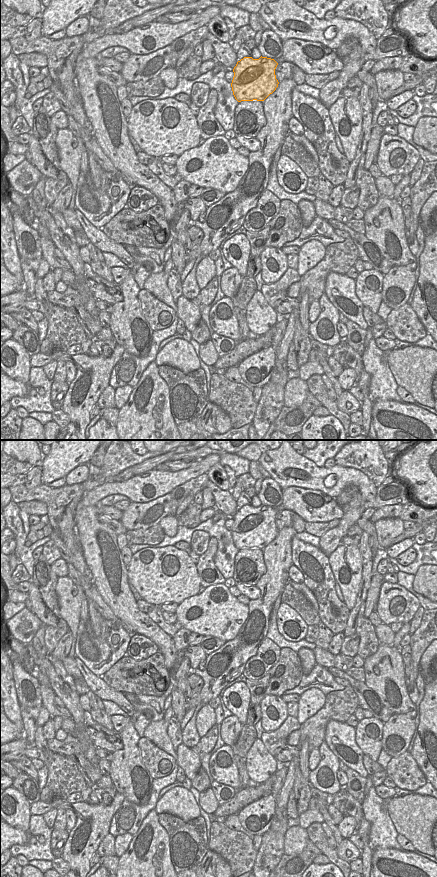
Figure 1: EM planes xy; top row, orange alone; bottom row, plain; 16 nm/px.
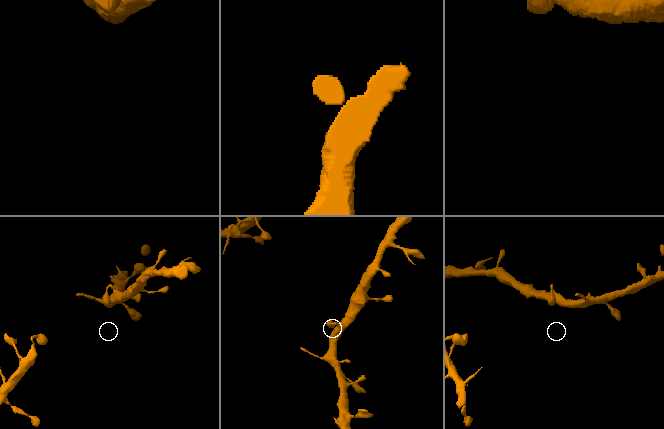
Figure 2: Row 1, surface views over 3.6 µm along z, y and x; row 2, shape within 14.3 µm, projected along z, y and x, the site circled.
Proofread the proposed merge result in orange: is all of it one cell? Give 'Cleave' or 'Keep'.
Keep.

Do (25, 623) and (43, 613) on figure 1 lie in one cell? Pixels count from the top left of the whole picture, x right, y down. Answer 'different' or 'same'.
different

